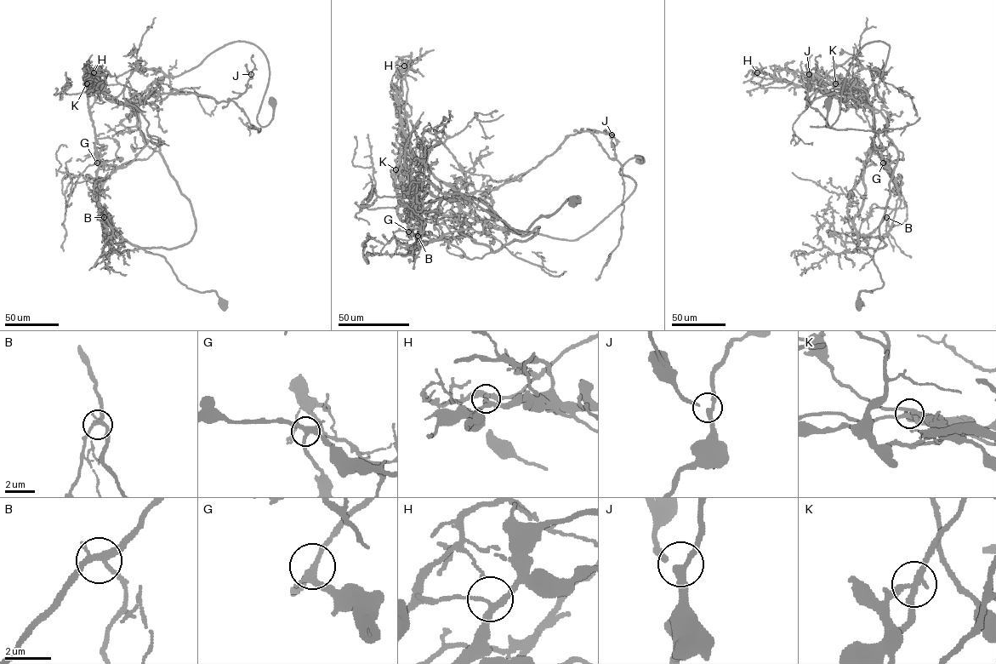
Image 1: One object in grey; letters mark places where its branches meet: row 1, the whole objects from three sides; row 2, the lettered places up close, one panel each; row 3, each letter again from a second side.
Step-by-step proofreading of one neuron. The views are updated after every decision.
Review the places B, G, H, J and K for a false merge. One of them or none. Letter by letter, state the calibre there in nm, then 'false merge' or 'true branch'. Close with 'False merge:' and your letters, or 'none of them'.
B: 280 nm | true branch
G: 300 nm | true branch
H: 240 nm | true branch
J: 240 nm | true branch
K: 240 nm | false merge
False merge: K

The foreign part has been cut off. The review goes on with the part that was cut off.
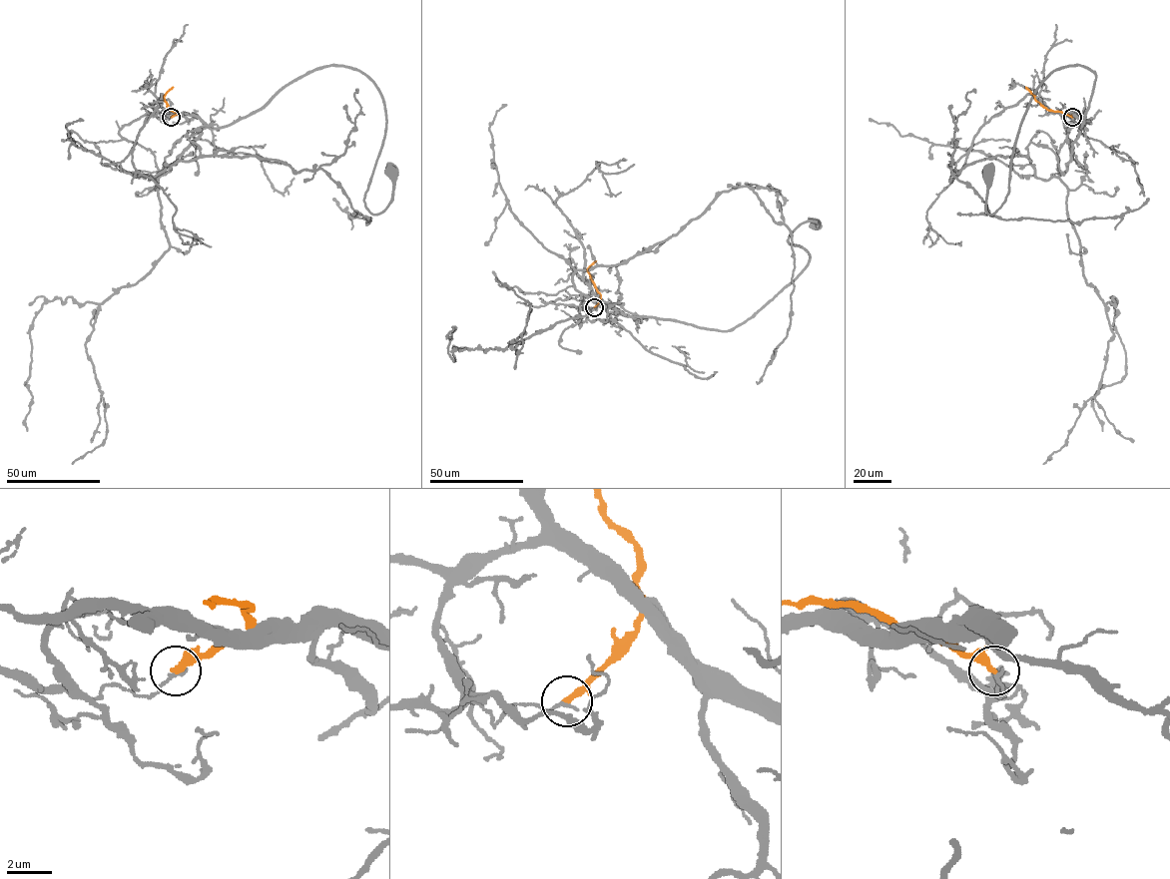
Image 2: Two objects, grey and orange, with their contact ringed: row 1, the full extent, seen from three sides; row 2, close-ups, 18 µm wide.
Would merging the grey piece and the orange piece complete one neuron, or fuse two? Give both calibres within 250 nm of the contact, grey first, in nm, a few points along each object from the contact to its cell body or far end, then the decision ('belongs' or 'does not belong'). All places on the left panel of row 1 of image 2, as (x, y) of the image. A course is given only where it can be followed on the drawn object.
150/300 nm | grey via (171, 117), (226, 127), (308, 73), (349, 66), (386, 116), (372, 214), (391, 171) | orange via (171, 117), (177, 112), (169, 108), (164, 96), (173, 87) | does not belong

